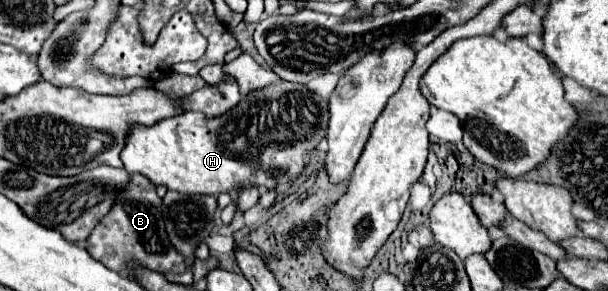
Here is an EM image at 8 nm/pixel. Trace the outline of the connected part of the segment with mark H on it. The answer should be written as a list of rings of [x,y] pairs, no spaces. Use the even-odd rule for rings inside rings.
[[[279,82],[275,86],[269,86],[265,90],[257,90],[257,92],[251,92],[247,98],[241,100],[241,104],[233,110],[233,112],[227,112],[225,116],[221,118],[207,118],[207,116],[201,116],[201,112],[183,112],[179,116],[173,116],[173,118],[167,118],[167,120],[159,120],[157,124],[153,126],[143,126],[143,124],[133,124],[133,128],[129,128],[129,134],[127,134],[127,140],[125,140],[125,148],[121,150],[121,162],[125,166],[127,172],[133,172],[133,174],[143,174],[147,176],[155,186],[159,184],[165,184],[167,188],[171,190],[177,190],[181,194],[221,194],[221,192],[231,192],[235,186],[245,186],[245,182],[249,180],[249,184],[253,186],[267,186],[267,188],[277,188],[281,186],[283,182],[287,182],[289,178],[297,178],[301,172],[303,172],[303,154],[305,150],[309,148],[315,148],[319,144],[319,140],[325,136],[325,126],[327,126],[327,120],[329,120],[329,108],[327,104],[315,94],[311,92],[307,86],[301,86],[301,84],[289,84],[289,82]]]

